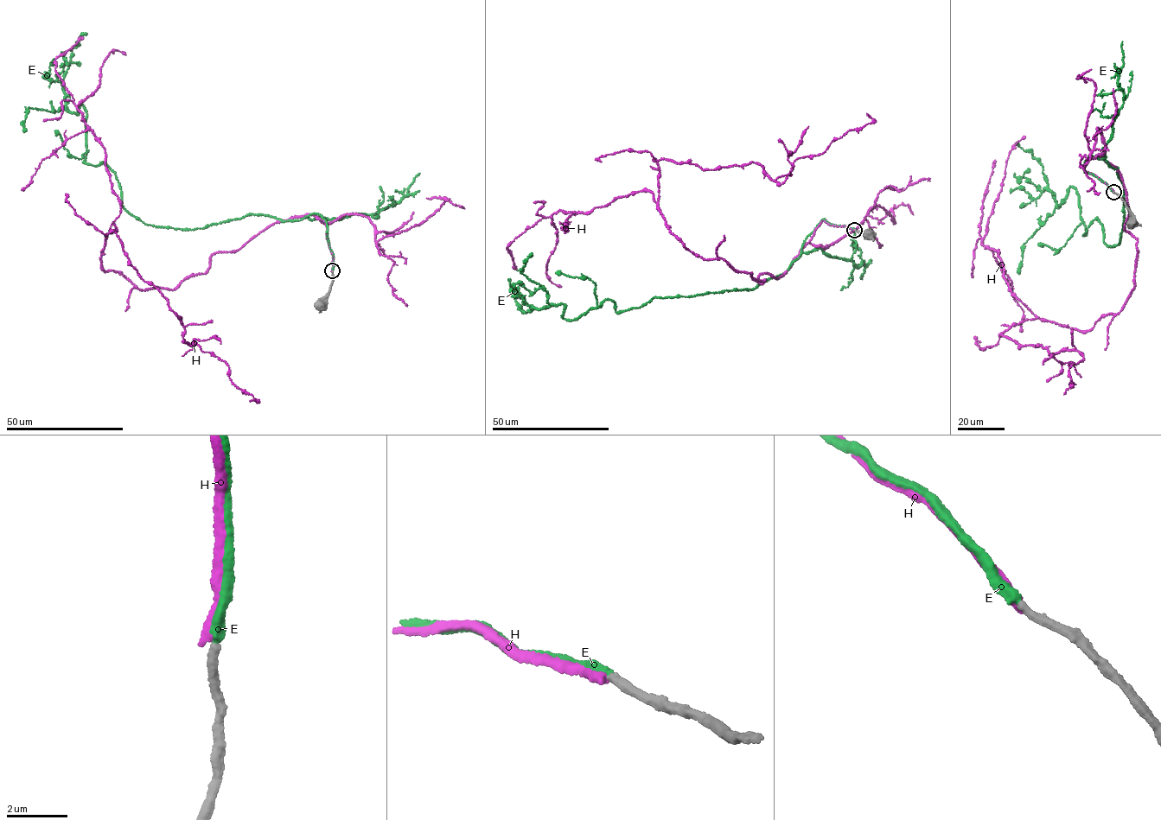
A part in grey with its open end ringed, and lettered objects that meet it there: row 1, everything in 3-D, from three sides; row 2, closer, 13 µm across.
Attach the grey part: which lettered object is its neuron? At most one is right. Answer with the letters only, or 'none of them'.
E

